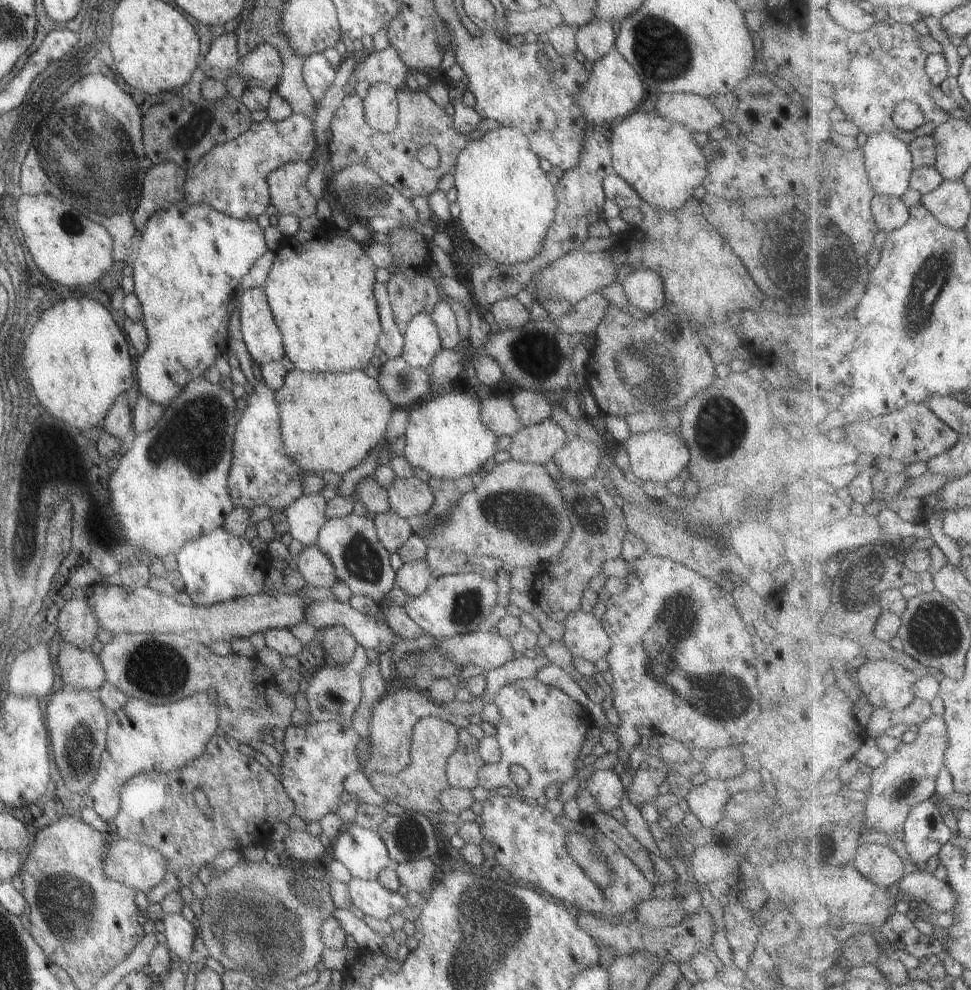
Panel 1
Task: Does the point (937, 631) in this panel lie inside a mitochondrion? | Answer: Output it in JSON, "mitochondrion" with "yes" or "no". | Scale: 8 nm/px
{"mitochondrion":"yes"}

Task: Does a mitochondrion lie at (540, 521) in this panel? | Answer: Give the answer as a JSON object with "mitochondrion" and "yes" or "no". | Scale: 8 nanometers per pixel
{"mitochondrion":"yes"}

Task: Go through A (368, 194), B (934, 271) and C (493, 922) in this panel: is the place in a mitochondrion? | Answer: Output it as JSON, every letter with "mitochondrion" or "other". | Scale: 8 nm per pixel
{"A":"mitochondrion","B":"mitochondrion","C":"mitochondrion"}

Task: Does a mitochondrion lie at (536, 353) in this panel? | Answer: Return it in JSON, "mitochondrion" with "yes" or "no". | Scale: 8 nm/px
{"mitochondrion":"yes"}

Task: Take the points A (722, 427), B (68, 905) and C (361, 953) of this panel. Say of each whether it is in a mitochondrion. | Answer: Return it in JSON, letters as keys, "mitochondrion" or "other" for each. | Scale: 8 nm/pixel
{"A":"mitochondrion","B":"mitochondrion","C":"other"}

